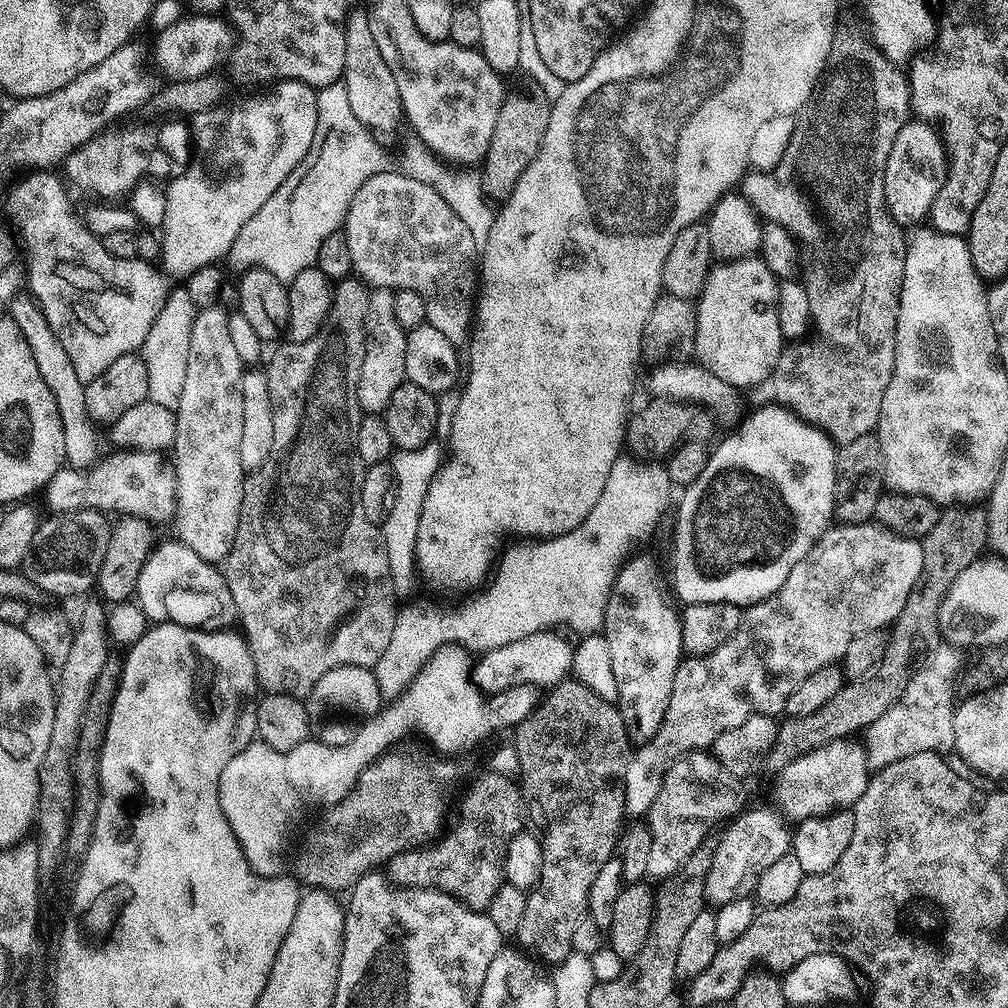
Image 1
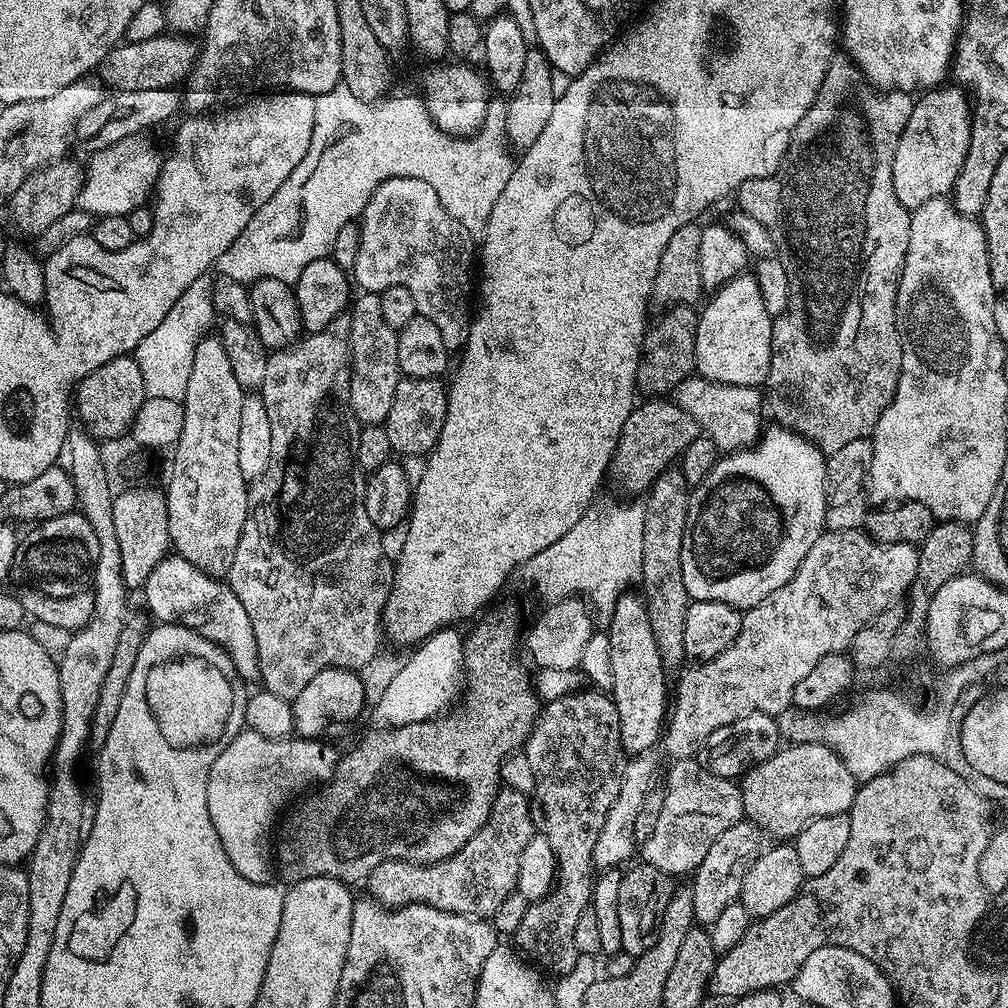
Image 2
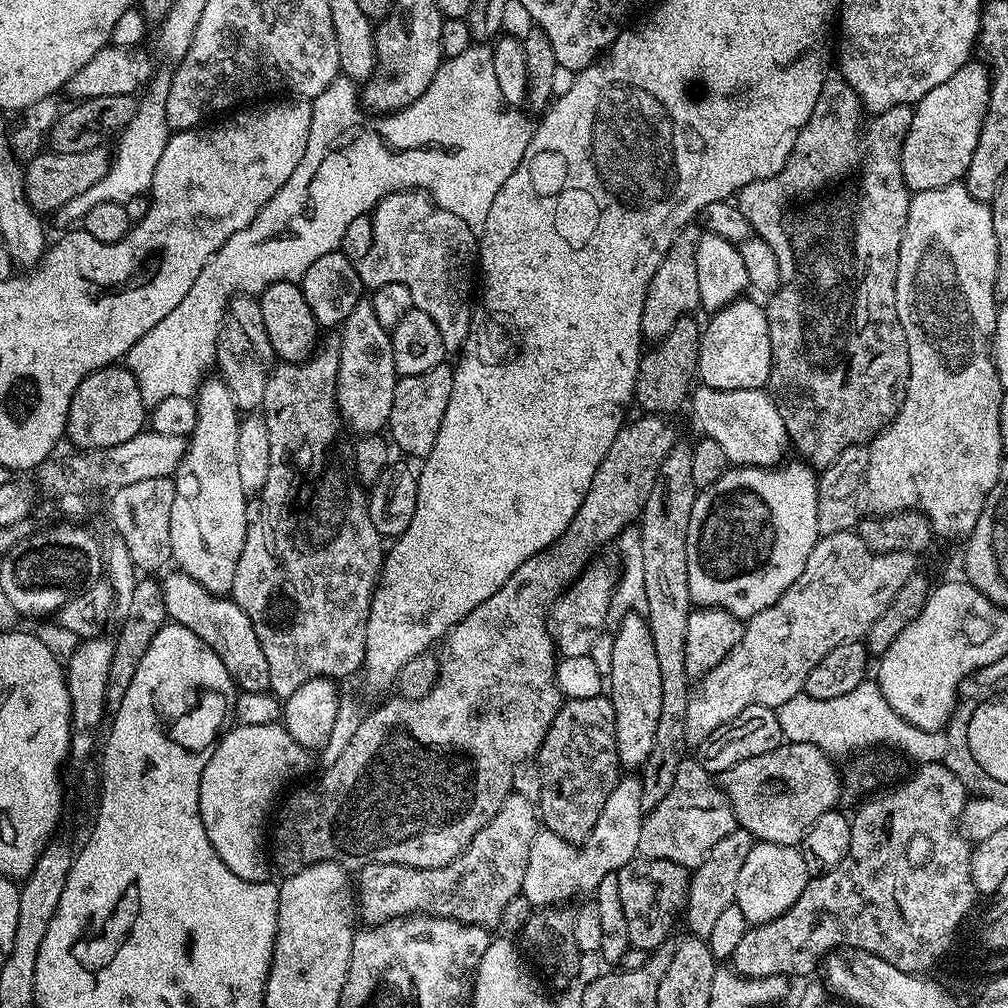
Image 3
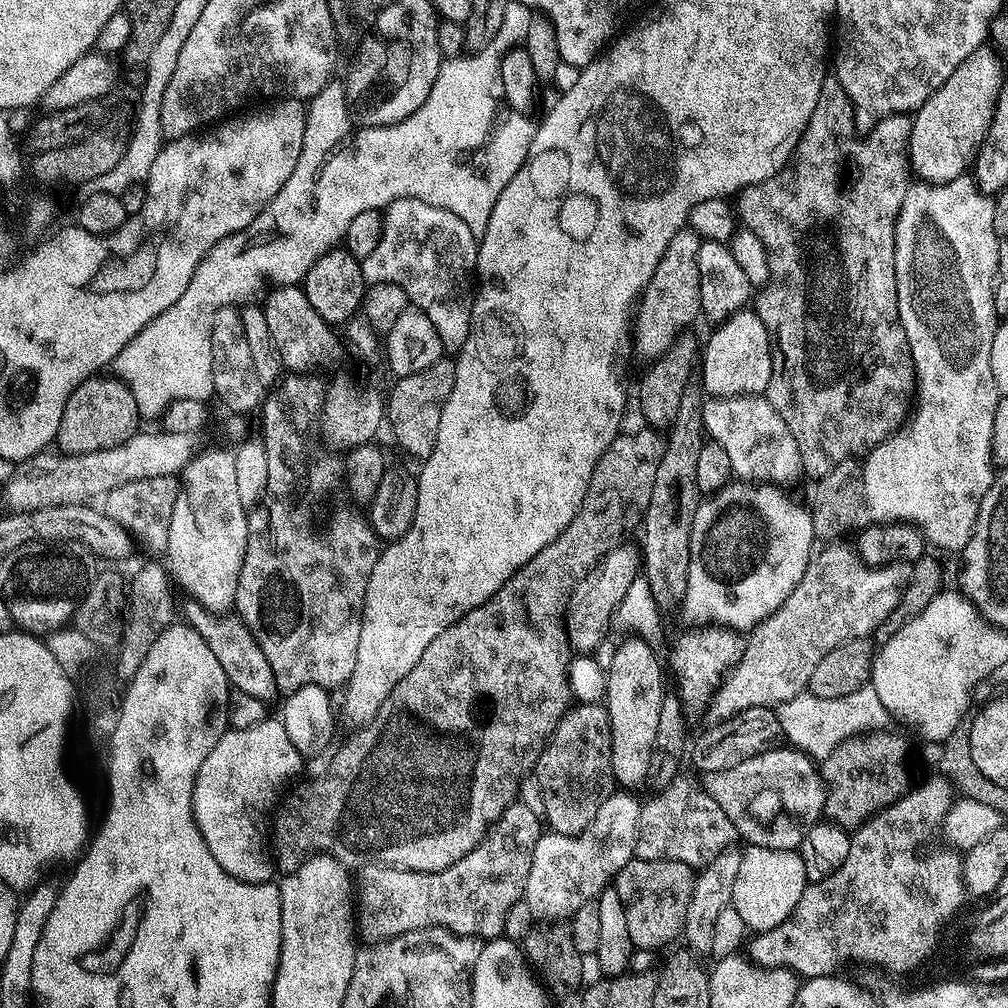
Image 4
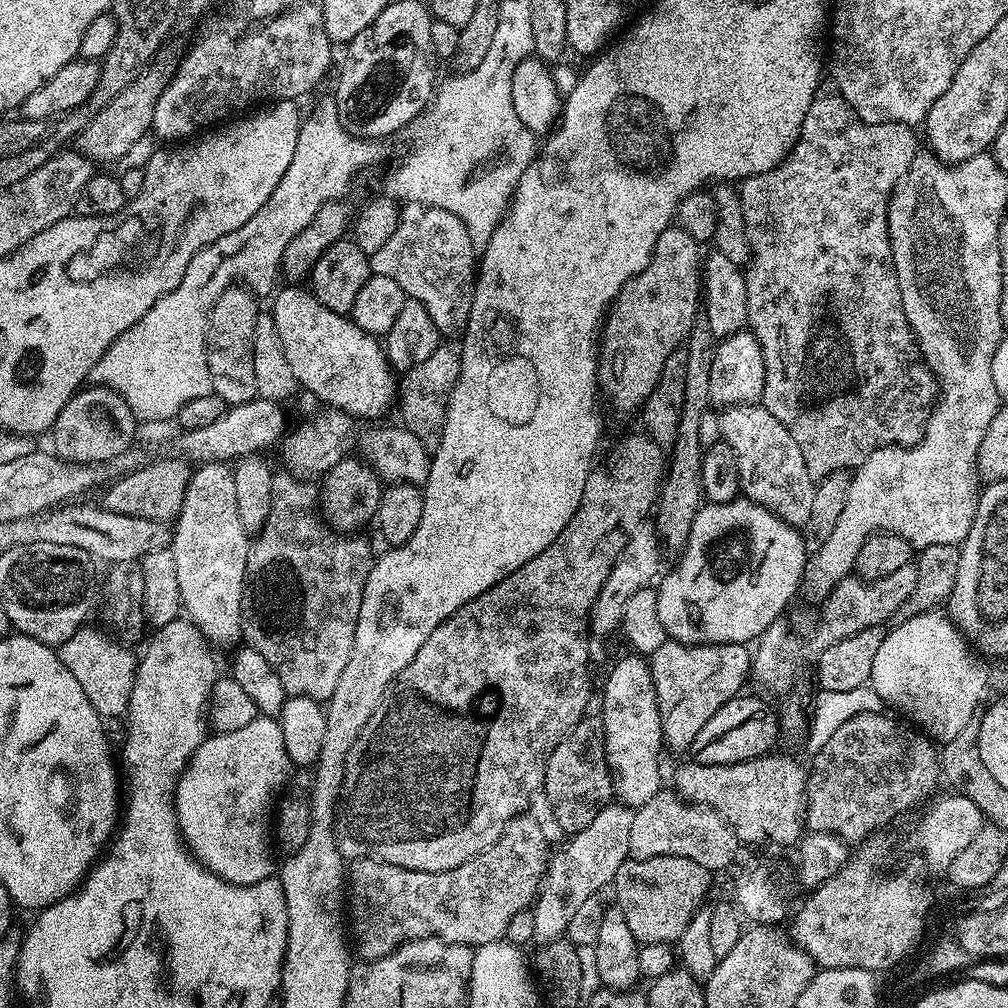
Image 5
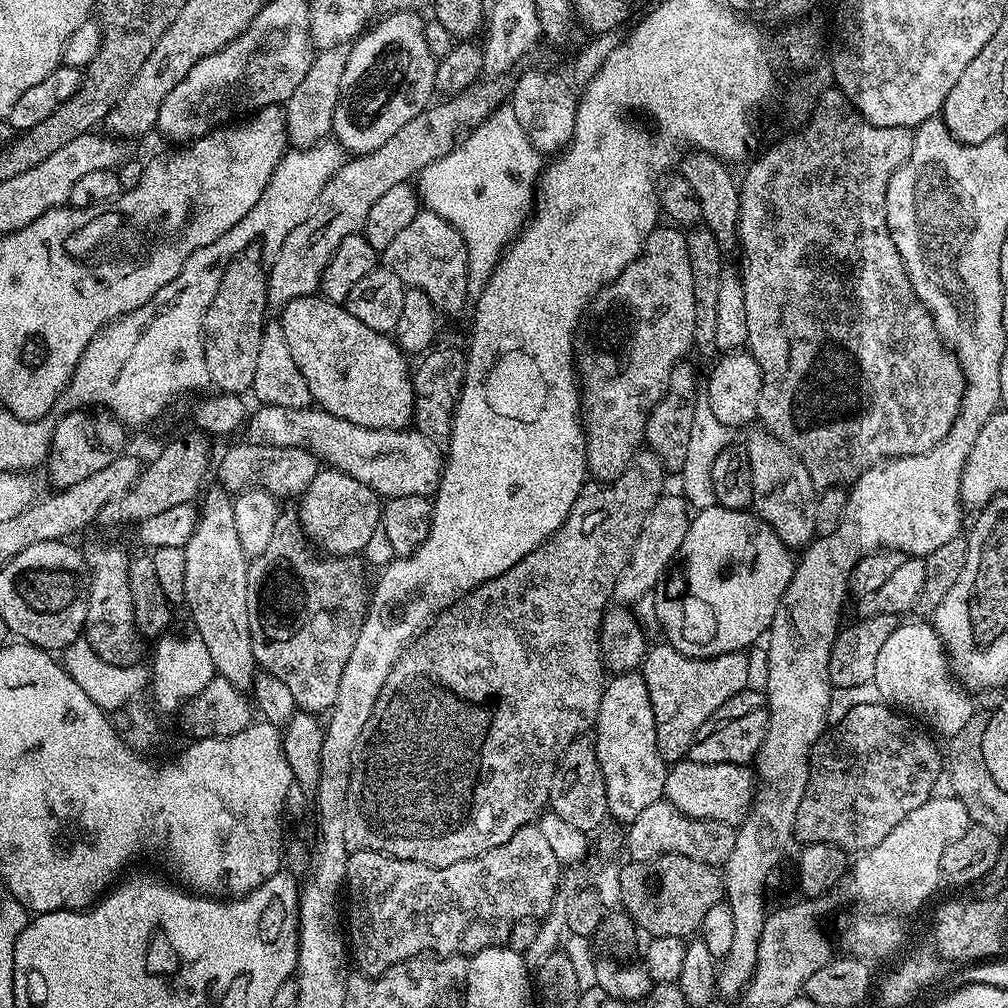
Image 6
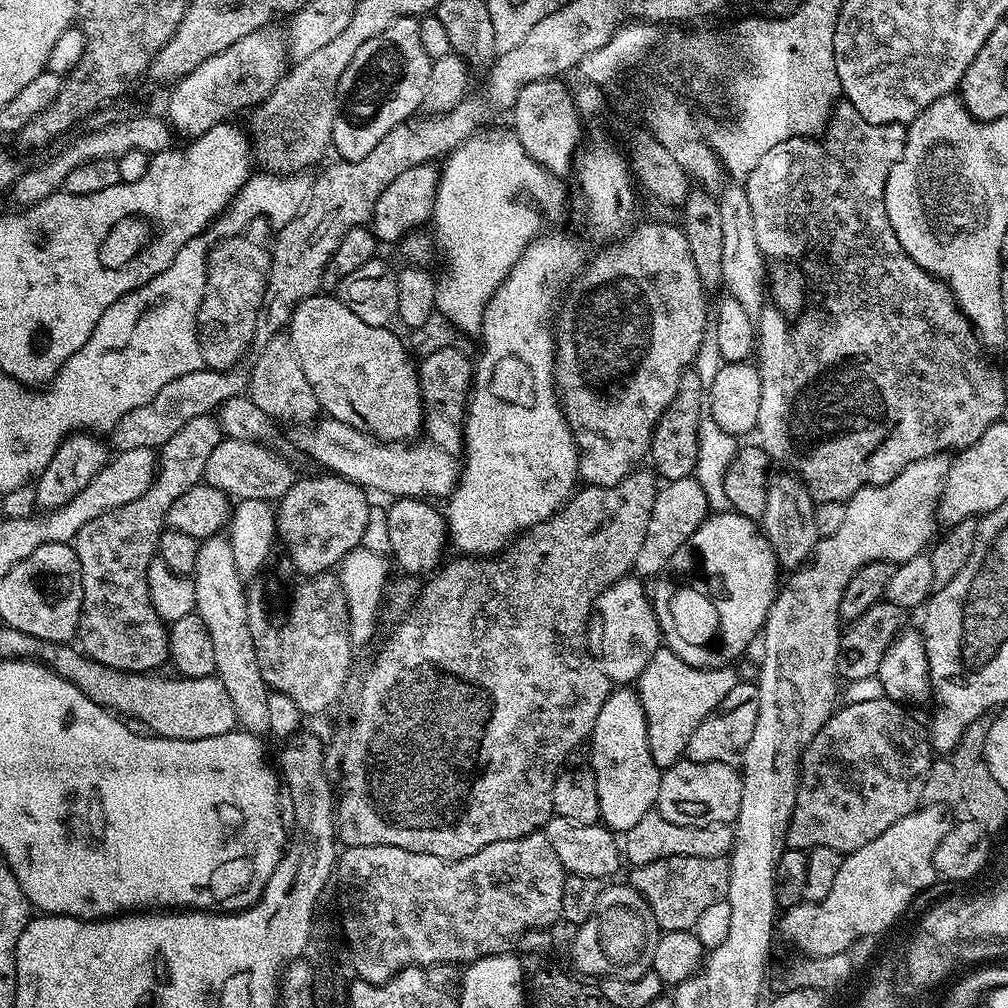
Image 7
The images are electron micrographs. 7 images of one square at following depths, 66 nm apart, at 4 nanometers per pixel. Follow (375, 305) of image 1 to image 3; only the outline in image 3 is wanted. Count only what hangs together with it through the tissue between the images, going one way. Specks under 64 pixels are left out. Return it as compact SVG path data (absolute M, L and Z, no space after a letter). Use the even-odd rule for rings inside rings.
M361 298L358 306L350 310L350 318L346 318L338 329L340 341L340 365L336 375L336 410L341 421L344 420L356 431L356 434L380 434L388 427L390 406L394 406L394 386L398 373L394 366L394 346L389 329L383 328L374 315L371 299Z

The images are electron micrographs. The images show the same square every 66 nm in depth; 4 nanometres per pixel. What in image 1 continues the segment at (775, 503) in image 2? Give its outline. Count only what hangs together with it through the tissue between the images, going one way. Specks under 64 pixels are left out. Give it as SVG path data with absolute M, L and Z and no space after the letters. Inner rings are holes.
M771 406L760 408L753 416L745 415L733 436L728 436L717 448L711 449L706 470L698 474L695 482L683 489L680 509L676 512L676 533L672 536L672 588L681 605L710 602L711 604L739 604L747 606L759 600L770 598L786 582L790 570L806 558L806 554L816 545L818 538L833 523L834 505L838 499L838 448L834 441L822 430L800 420L786 408Z

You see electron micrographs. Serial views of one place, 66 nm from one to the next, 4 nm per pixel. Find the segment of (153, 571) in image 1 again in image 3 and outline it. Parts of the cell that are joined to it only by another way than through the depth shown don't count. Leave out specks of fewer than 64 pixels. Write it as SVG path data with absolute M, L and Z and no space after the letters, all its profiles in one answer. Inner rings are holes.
M172 570L162 580L162 587L169 621L186 626L191 632L198 634L200 643L206 645L209 652L213 652L220 659L222 666L226 666L233 685L240 692L269 691L270 666L266 662L266 654L262 654L262 646L258 646L258 634L254 634L250 618L246 618L235 600L205 592L179 570Z

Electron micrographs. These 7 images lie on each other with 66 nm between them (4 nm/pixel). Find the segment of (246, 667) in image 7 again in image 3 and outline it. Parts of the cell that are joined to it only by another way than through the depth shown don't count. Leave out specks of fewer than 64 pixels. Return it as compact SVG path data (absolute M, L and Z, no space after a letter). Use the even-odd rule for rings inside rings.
M219 378L205 379L194 399L196 425L192 435L187 437L184 457L174 473L176 493L174 506L170 506L170 550L175 567L199 588L213 594L228 594L234 586L234 570L238 570L238 558L250 531L249 497L242 490L242 481L238 475L238 438L242 416L230 390Z

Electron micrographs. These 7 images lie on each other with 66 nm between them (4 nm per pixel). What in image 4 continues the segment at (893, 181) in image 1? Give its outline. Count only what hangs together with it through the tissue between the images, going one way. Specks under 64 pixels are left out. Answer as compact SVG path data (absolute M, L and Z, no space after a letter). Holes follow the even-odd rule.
M995 47L974 50L930 98L912 116L912 133L908 139L908 163L921 181L945 184L969 171L982 142L990 130L996 103L1006 82L1001 57ZM993 48L993 49L992 49ZM997 56L997 57L996 57Z

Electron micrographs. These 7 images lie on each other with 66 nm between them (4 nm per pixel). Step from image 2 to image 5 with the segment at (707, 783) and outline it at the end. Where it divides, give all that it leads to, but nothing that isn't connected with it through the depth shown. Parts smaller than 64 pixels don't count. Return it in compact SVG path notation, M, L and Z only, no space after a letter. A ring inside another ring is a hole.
M661 790L657 796L650 798L650 802L635 809L632 814L628 854L634 859L658 858L660 855L690 858L691 861L698 862L698 866L708 869L709 873L716 874L735 862L740 848L742 849L742 842L738 834L724 817L719 816L713 808L707 808L705 804L694 804L672 790Z

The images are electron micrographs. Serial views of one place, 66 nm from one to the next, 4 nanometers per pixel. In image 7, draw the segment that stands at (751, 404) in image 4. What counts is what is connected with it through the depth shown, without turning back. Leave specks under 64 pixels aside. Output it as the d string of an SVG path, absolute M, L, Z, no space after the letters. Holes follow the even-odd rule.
M795 474L784 475L788 476L773 475L768 481L762 531L774 550L777 565L781 569L795 570L808 563L812 552L816 549L816 542L820 539L820 535L818 534L818 526L814 526L816 504L808 492L808 487L803 484L799 476Z

